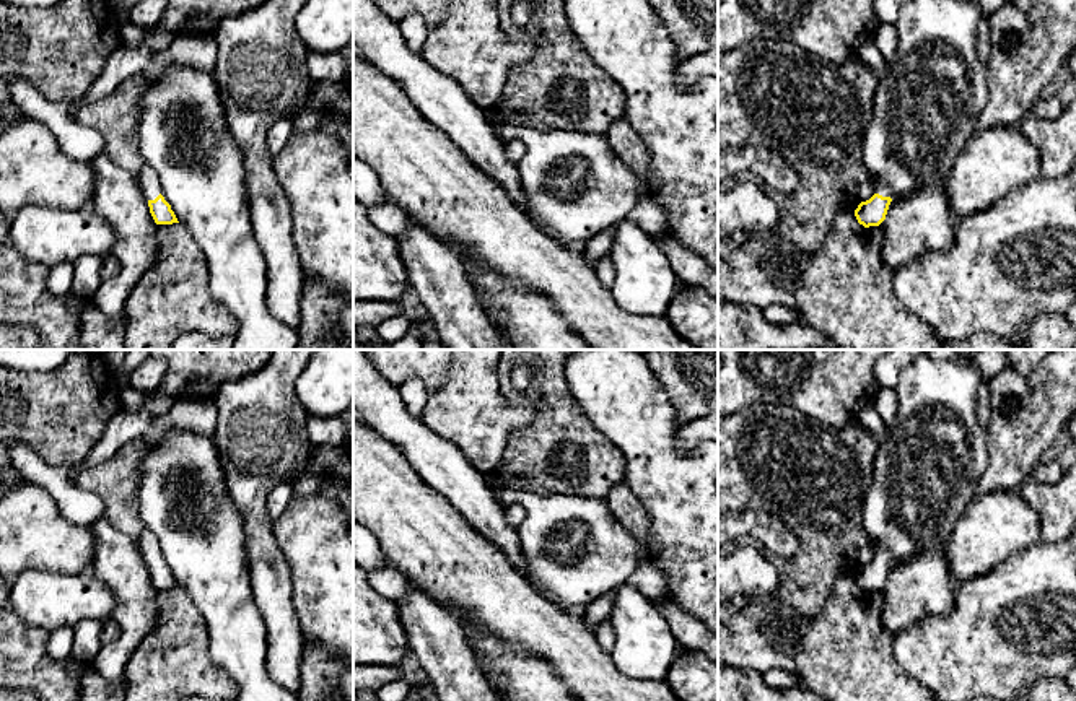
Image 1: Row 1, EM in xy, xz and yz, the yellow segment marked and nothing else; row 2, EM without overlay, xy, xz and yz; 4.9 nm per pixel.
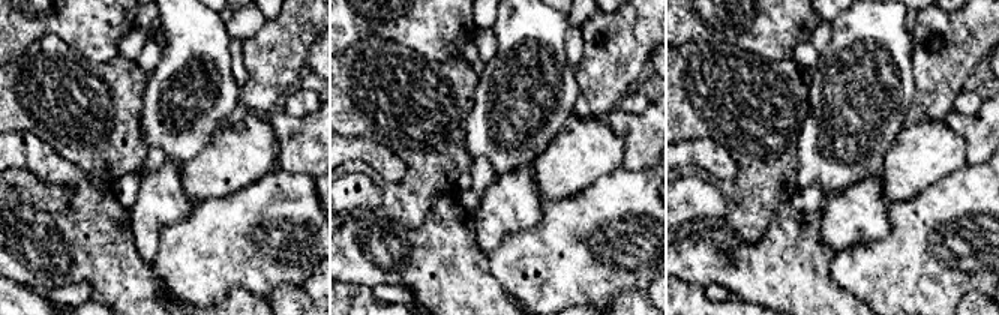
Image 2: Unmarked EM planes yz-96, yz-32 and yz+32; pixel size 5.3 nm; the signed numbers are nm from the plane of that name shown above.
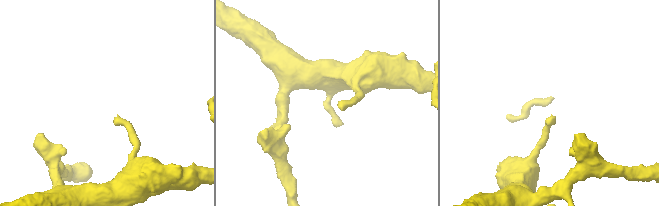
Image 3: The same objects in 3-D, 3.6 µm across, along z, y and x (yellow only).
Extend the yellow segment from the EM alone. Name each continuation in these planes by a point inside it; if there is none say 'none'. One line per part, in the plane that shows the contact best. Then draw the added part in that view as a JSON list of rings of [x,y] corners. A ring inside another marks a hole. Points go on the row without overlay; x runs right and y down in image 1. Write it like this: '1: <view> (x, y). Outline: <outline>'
1: xy (148, 545). Outline: [[[145,530],[137,543],[147,564],[155,564],[161,558],[158,540],[151,532]]]

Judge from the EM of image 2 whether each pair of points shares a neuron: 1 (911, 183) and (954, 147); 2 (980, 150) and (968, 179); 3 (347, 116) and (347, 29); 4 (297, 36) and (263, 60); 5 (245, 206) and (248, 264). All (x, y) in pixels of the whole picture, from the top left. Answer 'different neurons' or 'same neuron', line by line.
1: same neuron
2: different neurons
3: different neurons
4: same neuron
5: same neuron

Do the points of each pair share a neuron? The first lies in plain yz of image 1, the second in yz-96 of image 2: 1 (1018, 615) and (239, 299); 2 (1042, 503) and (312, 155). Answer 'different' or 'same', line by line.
1: different
2: same

